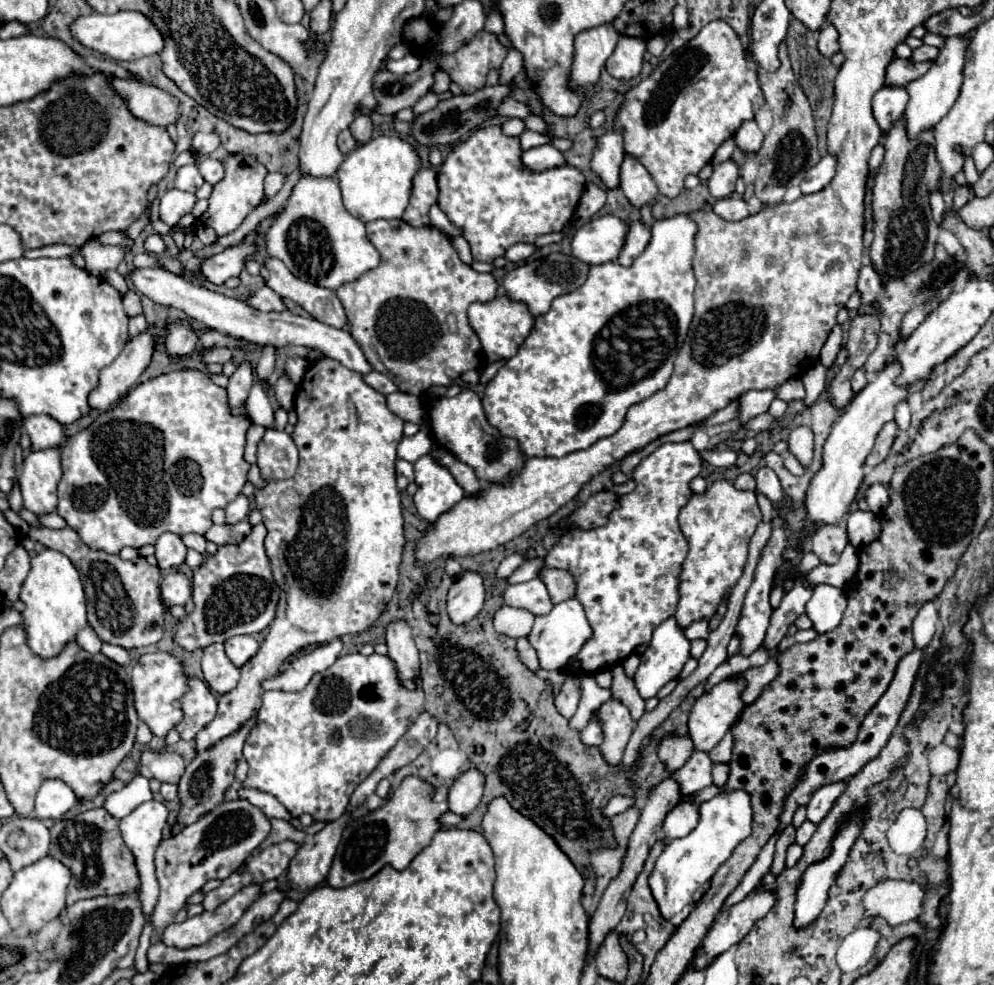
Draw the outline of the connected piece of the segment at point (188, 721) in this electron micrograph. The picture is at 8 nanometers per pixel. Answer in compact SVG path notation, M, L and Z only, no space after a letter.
M187 676L187 680L189 692L185 692L181 700L177 700L183 710L183 720L179 720L175 730L183 740L193 740L197 732L215 718L217 700L205 680L199 680L197 676Z

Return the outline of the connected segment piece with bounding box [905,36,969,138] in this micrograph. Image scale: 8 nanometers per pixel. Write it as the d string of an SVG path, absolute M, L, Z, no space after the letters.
M951 36L945 46L941 48L937 60L929 68L929 72L913 82L907 84L909 92L909 104L905 110L905 120L907 120L907 132L911 138L915 138L919 132L925 128L933 128L955 104L959 96L959 88L963 82L963 66L965 66L965 48L969 48L969 38L967 36Z

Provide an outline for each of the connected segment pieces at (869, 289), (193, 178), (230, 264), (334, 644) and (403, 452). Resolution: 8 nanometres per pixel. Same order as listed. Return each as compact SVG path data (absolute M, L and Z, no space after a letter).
M865 264L859 272L859 282L857 282L857 290L861 292L861 306L859 312L873 312L875 310L875 296L879 290L879 284L883 284L881 274L873 268L873 264Z
M195 164L183 166L177 170L177 178L175 178L175 188L179 190L187 190L187 192L195 192L197 188L203 186L203 176L199 174L199 168Z
M253 230L237 246L229 246L223 252L205 258L201 262L201 274L207 278L207 282L221 286L227 282L227 278L239 276L245 266L245 258L257 252L257 236L259 232Z
M331 640L309 652L299 654L295 660L287 664L283 672L273 676L273 680L265 680L263 690L301 690L309 684L309 680L317 674L327 670L341 652L341 640Z
M419 430L417 434L405 436L405 438L401 440L401 444L399 444L399 448L397 448L397 456L403 458L403 460L407 460L407 462L415 462L415 460L419 460L423 454L429 452L431 444L433 444L431 436L429 436L427 432L423 432L423 430Z

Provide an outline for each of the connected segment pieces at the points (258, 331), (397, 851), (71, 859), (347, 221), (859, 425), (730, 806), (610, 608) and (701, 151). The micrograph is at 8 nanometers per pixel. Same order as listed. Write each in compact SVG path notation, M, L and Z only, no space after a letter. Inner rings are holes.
M135 268L135 270L129 272L129 276L131 276L137 292L145 294L147 298L151 298L157 304L181 308L183 312L189 314L189 318L205 324L211 330L225 332L227 336L237 336L241 340L249 340L249 342L259 344L259 346L267 346L267 344L271 344L275 348L307 346L311 350L323 352L325 356L341 362L345 368L355 370L359 374L369 374L373 370L373 366L369 364L369 360L363 354L361 344L357 344L357 340L347 330L333 328L329 324L321 324L315 318L303 318L299 314L293 314L291 310L259 312L259 310L247 306L241 300L227 298L219 292L213 292L213 290L207 290L207 288L201 288L201 286L193 286L185 278L171 274L167 270L161 270L161 268Z
M407 776L403 782L393 790L393 794L385 800L385 804L371 814L361 816L361 820L353 820L345 832L343 840L339 842L337 854L333 858L327 884L329 886L351 886L359 880L367 880L377 874L383 866L391 864L397 870L409 866L409 862L431 844L437 830L443 828L441 816L449 812L447 800L435 802L437 788L425 782L419 776Z
M93 808L81 812L73 820L59 820L51 828L53 842L49 856L61 860L71 870L71 884L67 888L67 904L75 904L83 898L95 898L103 894L127 894L139 890L139 874L133 856L125 846L119 830L119 820L109 816L105 808Z
M303 176L295 184L283 212L275 216L269 230L265 232L265 244L267 244L267 252L271 256L277 256L281 262L285 262L285 266L297 278L323 286L323 288L329 288L329 290L337 290L343 284L349 284L349 282L361 278L365 272L377 268L379 260L381 260L379 252L375 250L375 246L369 242L369 238L365 234L365 224L345 210L343 202L341 202L339 182L335 176L331 176L331 178ZM301 220L317 222L323 228L323 236L325 236L325 238L319 238L319 234L317 234L317 240L327 240L327 242L317 244L317 252L311 250L309 254L299 258L299 256L295 256L295 252L289 246L289 228Z
M897 360L885 364L885 368L879 370L877 378L869 382L859 394L855 394L841 418L833 424L833 430L823 446L823 468L813 476L807 490L805 506L809 520L817 524L839 524L847 516L849 504L853 502L857 488L861 486L861 480L865 476L865 458L871 452L879 430L893 420L895 406L909 396L911 384L905 384L905 388L895 384L895 378L899 374L901 364L897 364Z
M741 790L721 792L699 806L699 816L701 816L699 824L695 826L693 832L689 832L683 838L671 840L667 844L649 878L651 892L665 918L673 918L679 910L683 910L683 906L689 902L699 882L711 880L713 872L717 872L717 868L729 858L733 848L745 836L749 836L751 818L753 818L749 792L741 792Z
M667 442L661 444L651 456L647 456L633 472L633 480L637 488L621 496L621 510L613 510L609 522L601 528L593 530L569 530L545 556L545 564L549 568L563 568L569 570L577 578L577 594L575 598L583 604L585 616L593 628L593 638L581 648L575 656L581 660L581 668L585 672L609 670L625 660L637 646L647 644L651 640L653 630L671 618L677 608L677 582L681 564L687 556L687 540L679 528L677 516L679 510L689 502L691 490L689 482L701 472L703 460L701 454L687 442Z
M725 20L709 22L685 48L665 58L653 74L633 86L617 112L615 128L623 134L625 152L635 156L653 176L661 194L675 198L683 190L687 174L697 174L707 162L711 162L715 150L729 138L735 136L745 120L755 118L755 104L765 104L759 76L749 66L749 54L741 38L735 34Z

